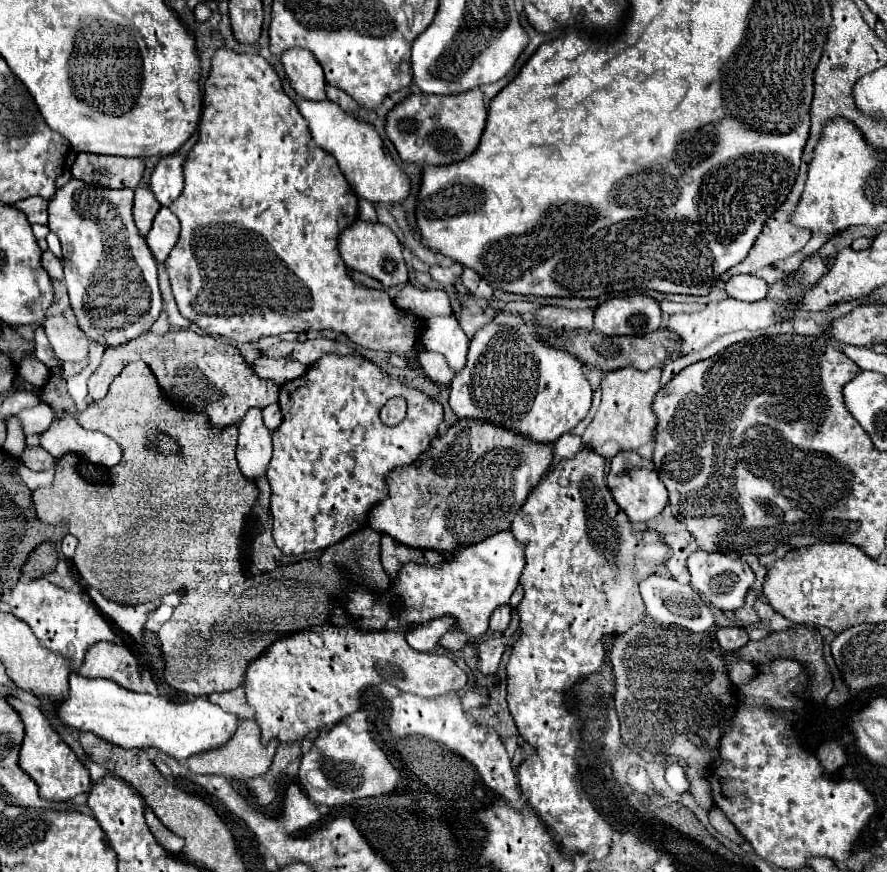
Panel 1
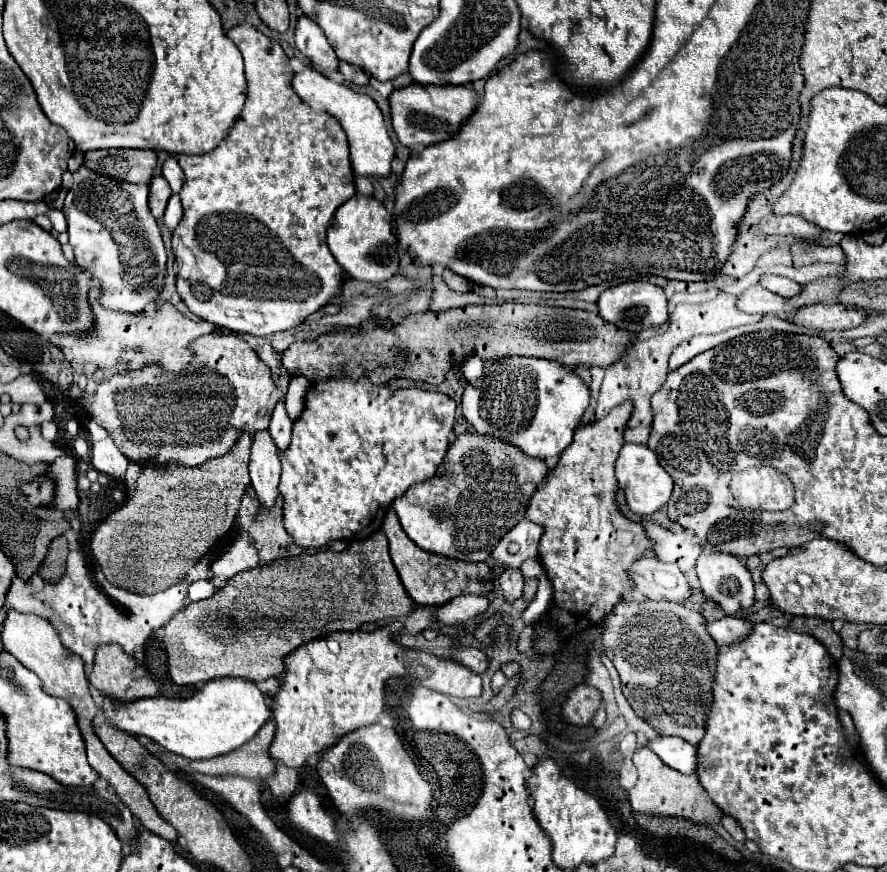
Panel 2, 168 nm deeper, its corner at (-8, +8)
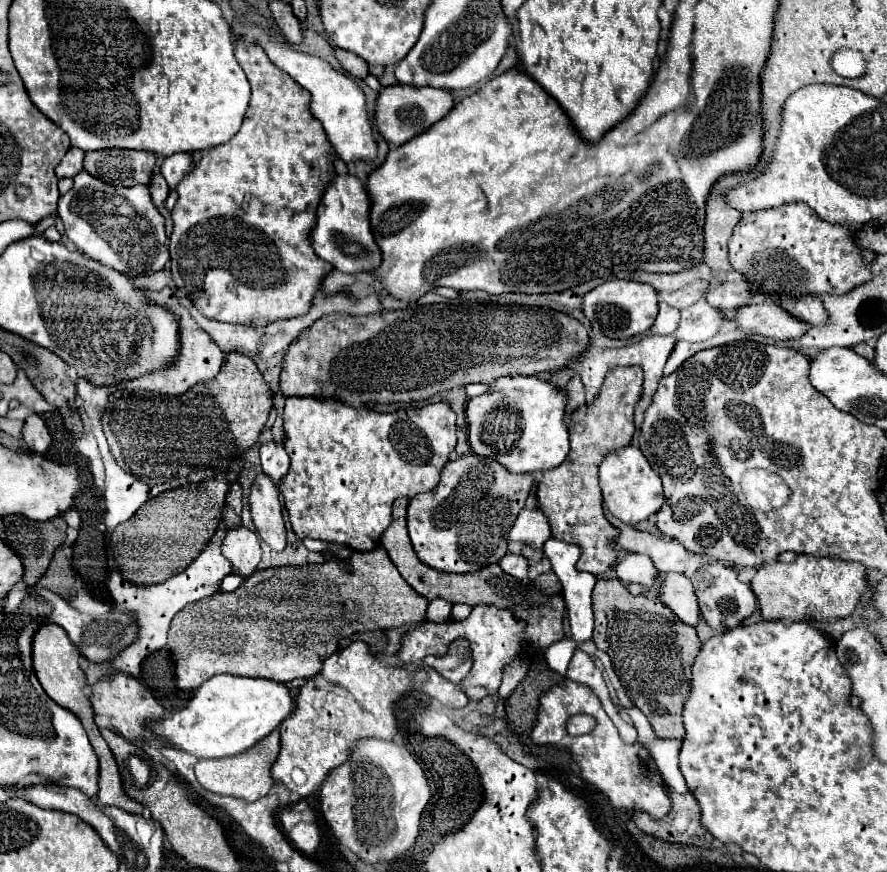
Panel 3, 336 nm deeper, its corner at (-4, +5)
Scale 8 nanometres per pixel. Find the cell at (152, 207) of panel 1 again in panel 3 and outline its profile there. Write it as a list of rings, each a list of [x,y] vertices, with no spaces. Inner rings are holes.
[[[155,173],[151,183],[149,183],[149,189],[151,189],[151,197],[153,197],[153,203],[157,207],[161,207],[169,195],[169,187],[167,187],[167,181],[163,179],[161,173]]]

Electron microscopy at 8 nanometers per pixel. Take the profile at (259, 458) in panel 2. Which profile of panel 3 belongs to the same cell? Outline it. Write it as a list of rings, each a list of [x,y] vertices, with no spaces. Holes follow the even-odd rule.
[[[259,475],[251,487],[249,503],[251,503],[251,513],[259,537],[273,551],[283,551],[287,545],[287,531],[285,531],[281,505],[279,505],[277,487],[273,487],[269,479]]]

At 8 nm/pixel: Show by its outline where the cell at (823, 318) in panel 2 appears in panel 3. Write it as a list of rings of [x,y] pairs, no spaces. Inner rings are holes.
[[[757,301],[735,309],[733,323],[751,335],[763,335],[773,339],[797,339],[809,327],[805,323],[797,323],[793,315],[789,315],[783,307],[773,301]]]

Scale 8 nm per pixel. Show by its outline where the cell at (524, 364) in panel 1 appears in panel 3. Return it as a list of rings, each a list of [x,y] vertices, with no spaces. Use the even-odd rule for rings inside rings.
[[[501,377],[497,379],[497,383],[493,383],[483,395],[479,397],[473,397],[469,403],[467,403],[467,423],[469,423],[469,443],[471,443],[471,449],[473,453],[481,455],[481,457],[487,457],[487,459],[493,459],[497,463],[501,463],[507,471],[511,473],[533,473],[533,471],[545,471],[545,469],[553,469],[557,465],[561,465],[569,453],[569,429],[563,421],[565,417],[565,395],[563,391],[555,389],[549,381],[541,381],[539,377]]]

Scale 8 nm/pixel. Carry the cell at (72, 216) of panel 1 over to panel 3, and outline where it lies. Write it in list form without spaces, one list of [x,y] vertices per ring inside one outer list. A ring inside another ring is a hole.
[[[79,171],[73,181],[73,189],[59,197],[57,211],[79,251],[117,271],[129,271],[131,277],[153,275],[165,267],[169,261],[165,219],[153,205],[147,185],[113,187],[87,171]]]

